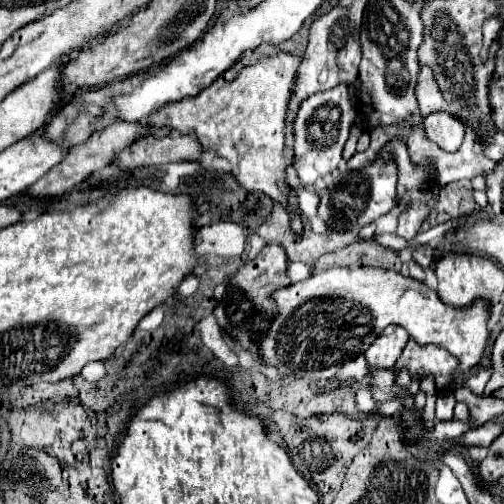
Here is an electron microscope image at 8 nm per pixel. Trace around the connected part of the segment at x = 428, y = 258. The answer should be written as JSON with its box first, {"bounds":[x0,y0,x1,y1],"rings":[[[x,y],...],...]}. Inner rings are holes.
{"bounds":[413,245,433,269],"rings":[[[429,245],[415,247],[415,251],[413,251],[413,259],[415,259],[423,269],[429,269],[431,263],[433,263],[433,249],[431,249]]]}

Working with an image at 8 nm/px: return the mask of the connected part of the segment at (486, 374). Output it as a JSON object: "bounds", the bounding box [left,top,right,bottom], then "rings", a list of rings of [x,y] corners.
{"bounds":[465,369,491,394],"rings":[[[481,369],[481,371],[477,371],[475,375],[471,375],[469,379],[466,379],[465,386],[467,386],[471,391],[475,394],[481,394],[489,381],[489,377],[491,377],[491,371],[487,371],[487,369]]]}

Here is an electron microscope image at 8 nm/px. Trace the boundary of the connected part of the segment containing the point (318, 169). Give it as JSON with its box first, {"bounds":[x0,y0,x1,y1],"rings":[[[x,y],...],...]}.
{"bounds":[295,85,357,185],"rings":[[[339,85],[329,91],[311,95],[301,103],[295,119],[295,173],[303,185],[313,185],[323,175],[337,169],[349,129],[355,125],[357,109],[349,97],[349,89]]]}

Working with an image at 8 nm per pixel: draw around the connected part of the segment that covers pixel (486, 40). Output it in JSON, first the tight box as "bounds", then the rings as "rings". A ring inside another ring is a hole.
{"bounds":[481,15,503,63],"rings":[[[493,15],[489,19],[485,19],[483,23],[483,49],[481,49],[481,63],[485,63],[489,59],[489,47],[493,43],[493,39],[497,37],[497,33],[501,31],[503,27],[503,19]]]}

